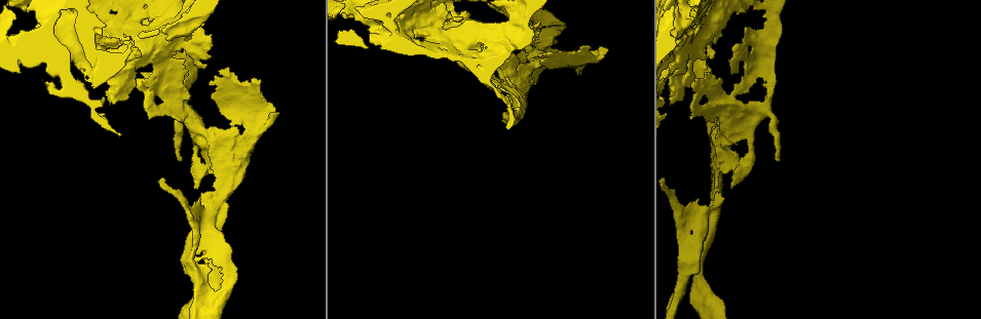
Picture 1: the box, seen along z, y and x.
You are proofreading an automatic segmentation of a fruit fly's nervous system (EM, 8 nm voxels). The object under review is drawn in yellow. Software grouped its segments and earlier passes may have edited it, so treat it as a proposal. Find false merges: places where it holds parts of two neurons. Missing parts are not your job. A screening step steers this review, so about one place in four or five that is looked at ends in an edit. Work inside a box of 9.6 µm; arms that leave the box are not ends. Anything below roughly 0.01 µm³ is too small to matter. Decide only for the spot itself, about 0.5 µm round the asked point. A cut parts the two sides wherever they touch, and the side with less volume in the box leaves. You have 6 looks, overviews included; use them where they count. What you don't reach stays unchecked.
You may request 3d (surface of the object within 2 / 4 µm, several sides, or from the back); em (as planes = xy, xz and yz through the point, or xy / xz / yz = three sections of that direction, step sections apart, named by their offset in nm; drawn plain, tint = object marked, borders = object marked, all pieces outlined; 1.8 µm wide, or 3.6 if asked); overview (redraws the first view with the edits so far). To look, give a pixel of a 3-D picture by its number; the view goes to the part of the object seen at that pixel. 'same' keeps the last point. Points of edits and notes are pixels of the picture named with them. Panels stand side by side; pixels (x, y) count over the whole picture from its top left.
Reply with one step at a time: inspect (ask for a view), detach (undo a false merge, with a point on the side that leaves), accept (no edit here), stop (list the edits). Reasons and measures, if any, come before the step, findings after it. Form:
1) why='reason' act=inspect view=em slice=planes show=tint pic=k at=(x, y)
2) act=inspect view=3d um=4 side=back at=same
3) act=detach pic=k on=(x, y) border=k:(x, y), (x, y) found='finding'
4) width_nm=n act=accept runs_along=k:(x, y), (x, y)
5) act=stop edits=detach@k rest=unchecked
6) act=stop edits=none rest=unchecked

why='a fork' act=inspect view=3d um=4 pic=1 at=(769, 71)

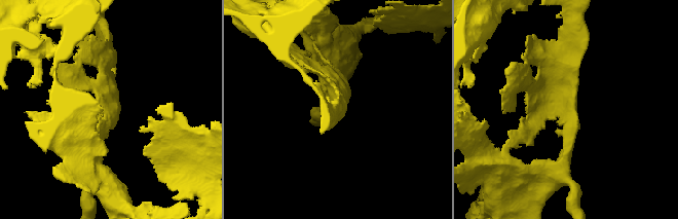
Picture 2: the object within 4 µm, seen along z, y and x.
arms=3 why='need the tissue' act=inspect view=em um=3.6 slice=planes show=tint pic=2 at=(567, 113)

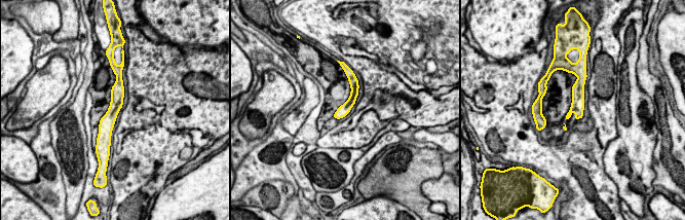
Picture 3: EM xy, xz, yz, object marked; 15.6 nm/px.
width_nm=180 act=accept found='all the same neuron'

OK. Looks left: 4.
why='abrupt turn' act=inspect view=3d um=4 pic=1 at=(423, 27)

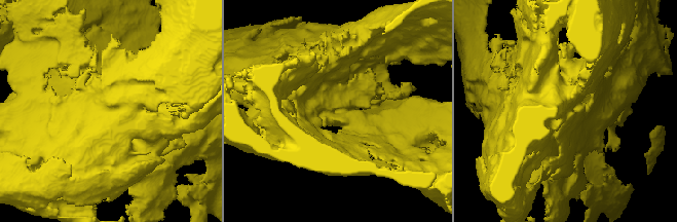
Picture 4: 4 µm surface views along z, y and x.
act=inspect view=em slice=planes show=tint pic=4 at=(335, 107)

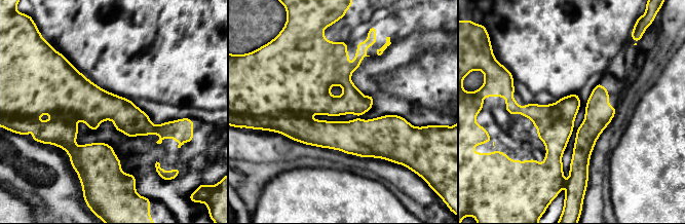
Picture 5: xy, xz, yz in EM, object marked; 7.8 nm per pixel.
act=accept found='continuous, no second neuron'

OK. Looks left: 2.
act=stop edits=none rest=unchecked

